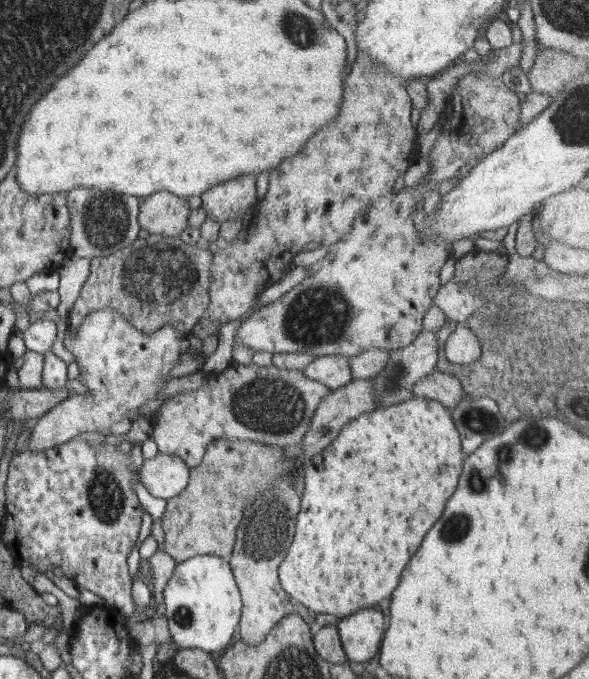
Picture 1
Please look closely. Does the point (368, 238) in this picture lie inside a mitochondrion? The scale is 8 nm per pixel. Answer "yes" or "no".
no

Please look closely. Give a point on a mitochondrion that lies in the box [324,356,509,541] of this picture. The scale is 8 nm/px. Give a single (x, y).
(474, 423)

